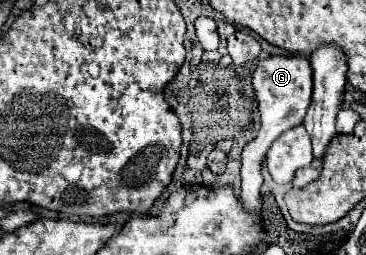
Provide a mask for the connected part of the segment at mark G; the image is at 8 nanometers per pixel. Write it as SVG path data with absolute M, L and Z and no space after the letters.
M276 55L276 57L266 57L258 63L254 75L252 75L252 85L258 101L258 113L260 113L260 133L254 141L246 143L242 149L242 193L240 193L240 203L248 213L262 215L262 197L260 197L260 187L262 187L262 161L272 145L272 141L282 135L284 131L302 125L306 109L310 105L312 97L312 69L306 57L302 55Z

